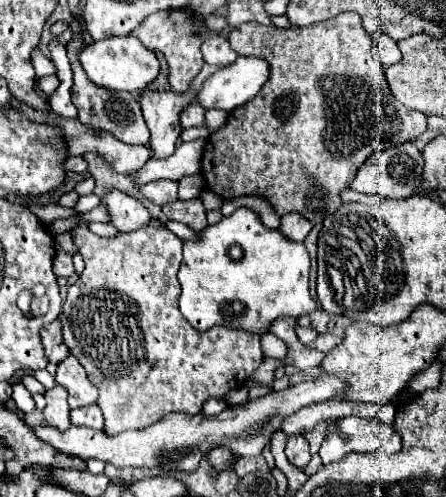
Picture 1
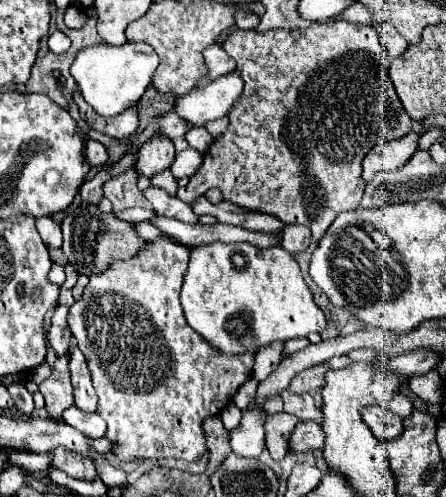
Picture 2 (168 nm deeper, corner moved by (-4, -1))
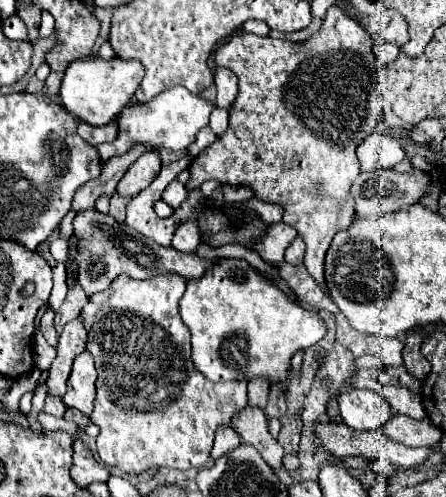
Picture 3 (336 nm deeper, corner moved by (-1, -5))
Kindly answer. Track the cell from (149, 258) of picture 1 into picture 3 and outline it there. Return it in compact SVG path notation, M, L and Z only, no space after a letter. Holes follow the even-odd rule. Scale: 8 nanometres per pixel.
M120 275L112 283L112 287L92 295L80 313L88 329L86 349L94 355L98 369L98 395L90 419L94 421L94 425L100 427L100 433L96 437L98 455L108 467L116 467L124 473L136 475L160 467L174 467L182 471L202 467L210 459L216 429L222 425L230 425L234 413L246 407L246 381L210 383L200 371L194 369L190 359L190 331L186 331L186 325L180 321L178 313L178 301L184 291L186 281L178 275L158 275L146 281L136 281ZM150 363L156 363L154 373L150 373ZM174 373L178 373L180 377L170 377ZM166 381L170 381L170 385L162 385ZM136 395L142 395L142 401L150 401L152 409L140 411L144 407L136 403Z

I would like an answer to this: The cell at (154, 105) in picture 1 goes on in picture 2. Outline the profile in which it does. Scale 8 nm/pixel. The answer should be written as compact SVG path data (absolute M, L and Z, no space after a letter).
M153 135L139 151L137 159L137 173L153 177L155 173L169 169L175 159L175 145L171 139L165 139L163 135Z

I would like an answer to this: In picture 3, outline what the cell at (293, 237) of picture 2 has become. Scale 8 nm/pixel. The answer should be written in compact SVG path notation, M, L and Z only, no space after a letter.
M296 237L290 247L286 249L286 263L290 265L302 265L304 263L304 241Z

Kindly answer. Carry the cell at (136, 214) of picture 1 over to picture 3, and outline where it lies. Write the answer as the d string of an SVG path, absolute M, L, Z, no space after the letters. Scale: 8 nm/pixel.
M280 221L268 227L266 237L254 247L254 251L272 265L280 265L284 263L284 251L286 247L294 241L294 237L298 237L298 231L294 227L290 227L288 223Z

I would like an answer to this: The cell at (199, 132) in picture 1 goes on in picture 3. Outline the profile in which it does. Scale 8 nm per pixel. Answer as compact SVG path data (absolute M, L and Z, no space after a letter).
M208 125L202 127L202 131L198 131L198 135L196 135L196 143L188 147L188 155L190 157L196 157L202 149L206 149L210 143L214 143L214 139L216 139L214 131Z

